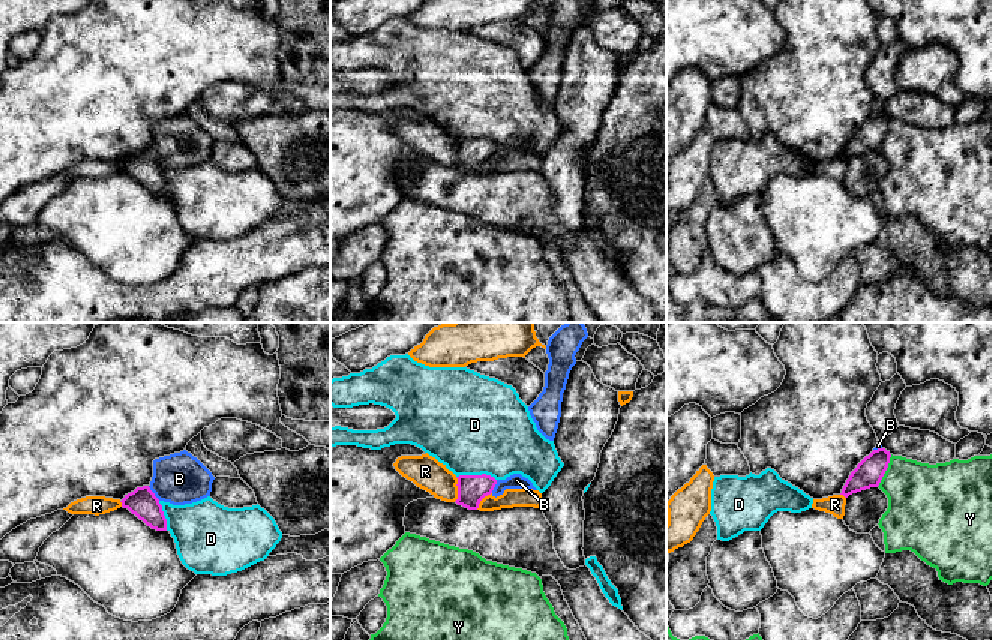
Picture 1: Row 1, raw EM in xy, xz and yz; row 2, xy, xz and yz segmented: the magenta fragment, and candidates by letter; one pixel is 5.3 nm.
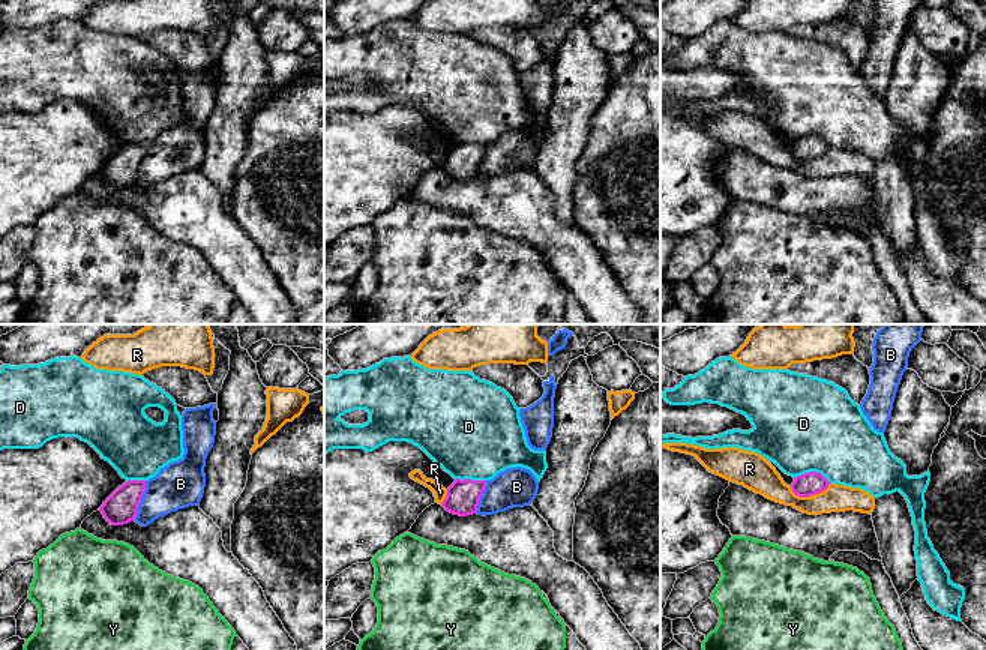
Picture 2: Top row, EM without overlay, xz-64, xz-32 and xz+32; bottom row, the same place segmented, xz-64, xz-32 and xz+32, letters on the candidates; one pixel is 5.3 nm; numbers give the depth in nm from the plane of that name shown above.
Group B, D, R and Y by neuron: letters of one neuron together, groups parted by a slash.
B / D / R / Y

